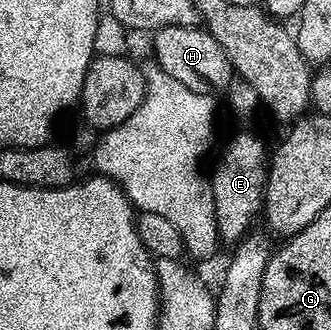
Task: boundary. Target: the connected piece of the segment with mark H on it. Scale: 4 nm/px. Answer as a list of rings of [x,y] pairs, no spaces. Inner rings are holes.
[[[171,25],[156,28],[154,35],[157,36],[153,39],[152,58],[163,69],[163,73],[167,73],[167,77],[175,77],[179,85],[187,85],[189,91],[200,95],[213,95],[217,91],[228,92],[234,82],[235,72],[219,41],[211,37],[208,29]]]

